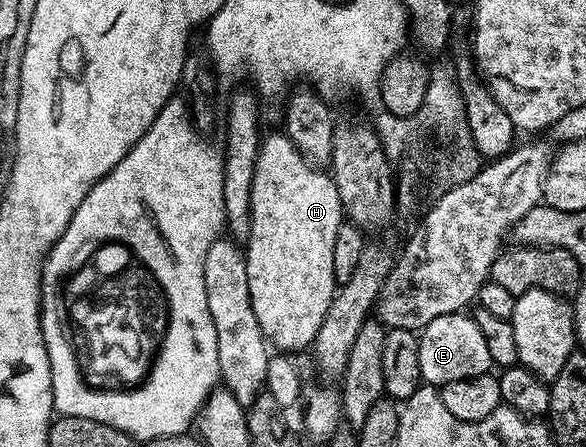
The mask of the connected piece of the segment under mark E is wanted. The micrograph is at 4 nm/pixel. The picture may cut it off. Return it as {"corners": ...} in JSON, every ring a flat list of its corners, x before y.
{"corners":[[458,312,431,320,419,334,419,372,422,383,440,388,451,380,471,380,494,369,491,352,483,341,479,324,468,313]]}

